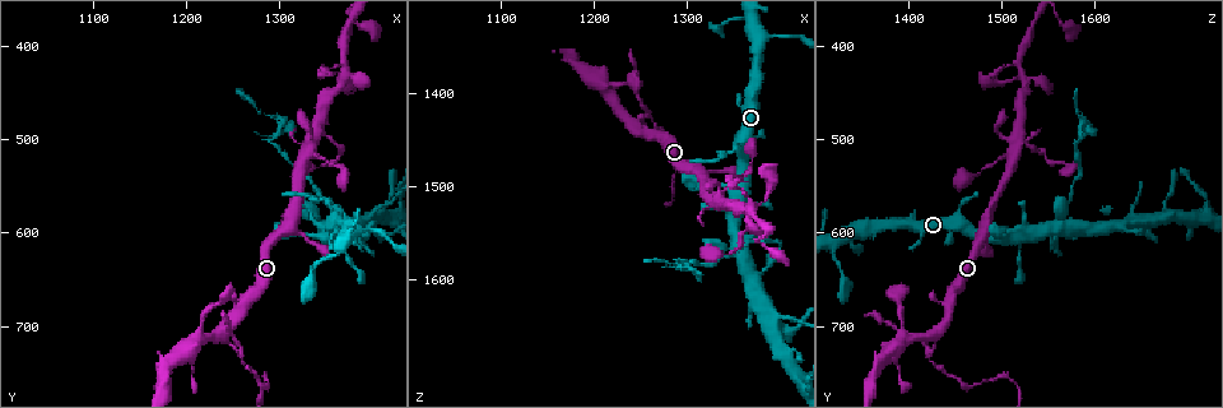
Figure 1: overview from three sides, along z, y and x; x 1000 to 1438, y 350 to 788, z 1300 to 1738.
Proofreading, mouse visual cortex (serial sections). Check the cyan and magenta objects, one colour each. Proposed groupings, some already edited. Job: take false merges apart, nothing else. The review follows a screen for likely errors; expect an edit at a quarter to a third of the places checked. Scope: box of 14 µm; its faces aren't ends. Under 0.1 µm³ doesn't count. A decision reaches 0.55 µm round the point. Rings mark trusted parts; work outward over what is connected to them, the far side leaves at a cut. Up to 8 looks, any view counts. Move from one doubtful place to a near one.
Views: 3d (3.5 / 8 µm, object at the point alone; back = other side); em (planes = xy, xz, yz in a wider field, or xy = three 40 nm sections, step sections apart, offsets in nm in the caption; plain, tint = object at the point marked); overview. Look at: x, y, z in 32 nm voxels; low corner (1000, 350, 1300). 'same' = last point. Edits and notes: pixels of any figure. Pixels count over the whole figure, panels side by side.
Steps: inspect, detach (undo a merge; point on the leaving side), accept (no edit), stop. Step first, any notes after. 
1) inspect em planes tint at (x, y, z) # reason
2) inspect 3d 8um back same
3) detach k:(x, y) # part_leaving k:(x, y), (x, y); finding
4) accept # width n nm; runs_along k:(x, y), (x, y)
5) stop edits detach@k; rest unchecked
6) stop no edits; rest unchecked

inspect 3d 8um at (1235, 710, 1430)

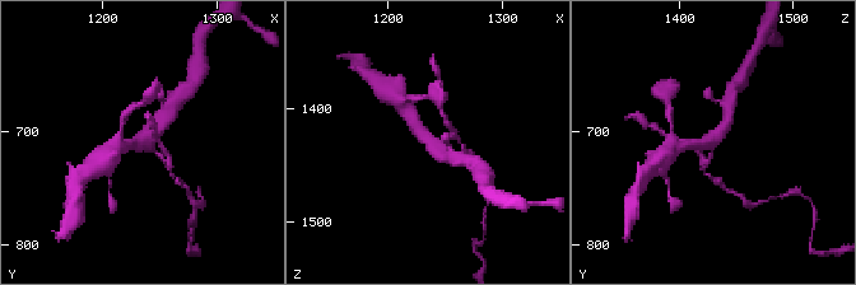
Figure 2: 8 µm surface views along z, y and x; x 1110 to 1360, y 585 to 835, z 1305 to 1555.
inspect em xy step 1 tint at (1238, 710, 1430) # arms 3; arm_widths 150, 300, 350 nm

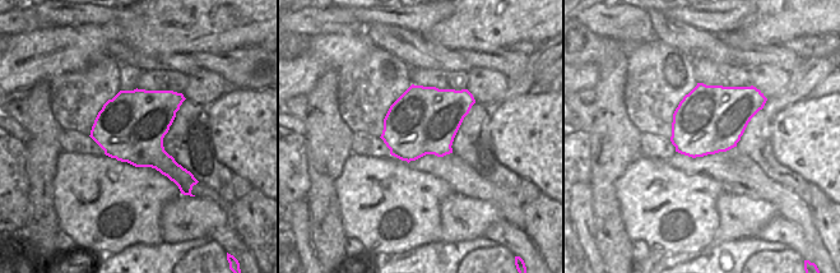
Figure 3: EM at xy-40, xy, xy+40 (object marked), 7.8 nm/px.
detach 2:(702, 164) # part_leaving 2:(711, 153), (703, 171), (721, 183); a second cell is stuck on

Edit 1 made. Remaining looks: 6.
inspect overview # redraw

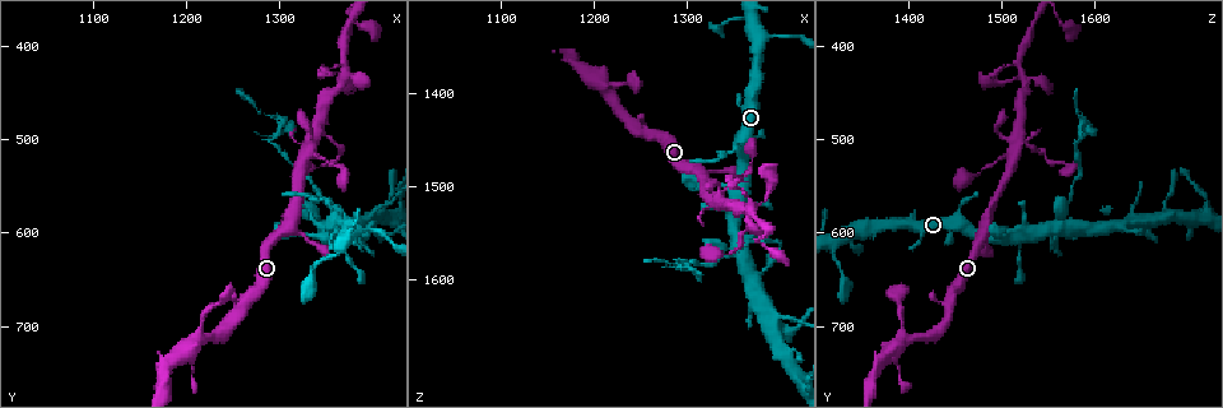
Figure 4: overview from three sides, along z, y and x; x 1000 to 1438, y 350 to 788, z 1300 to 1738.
inspect 3d 3.5um back at (1340, 490, 1520) # three arms meet

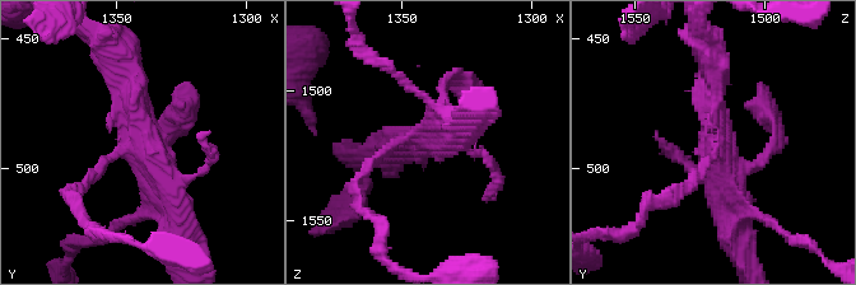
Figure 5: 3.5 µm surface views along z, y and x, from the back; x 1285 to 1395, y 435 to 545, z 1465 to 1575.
inspect em planes tint at (1339, 490, 1519) # now the EM

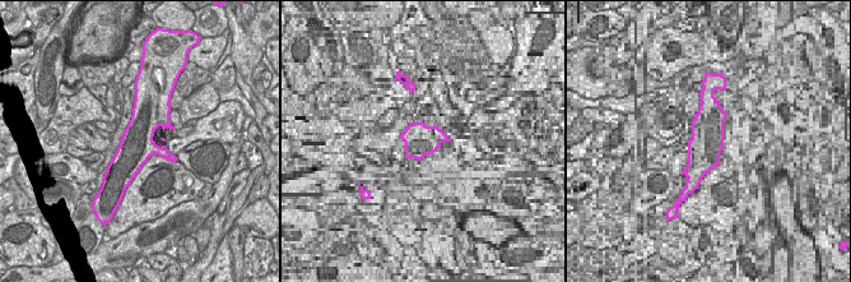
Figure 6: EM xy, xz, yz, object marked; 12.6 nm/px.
accept # width 440 nm; runs_along 5:(178, 216), (120, 65); one cell here

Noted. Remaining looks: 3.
inspect 3d 3.5um back at (1370, 435, 1525) # three arms meet

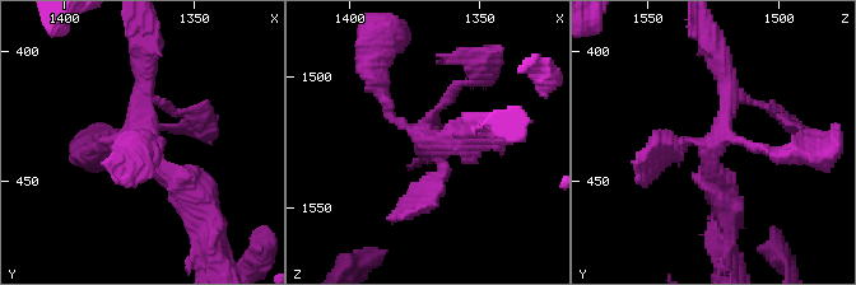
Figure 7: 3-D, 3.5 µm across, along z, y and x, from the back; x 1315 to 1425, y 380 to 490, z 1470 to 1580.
inspect em xy step 5 plain at (1371, 431, 1524)

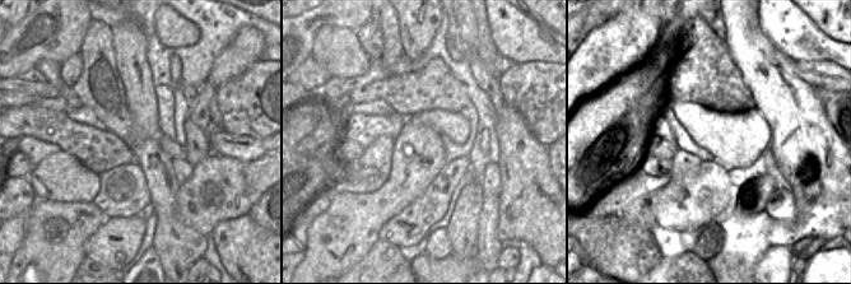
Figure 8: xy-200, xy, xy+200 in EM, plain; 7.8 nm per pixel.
inspect em xy step 5 tint same

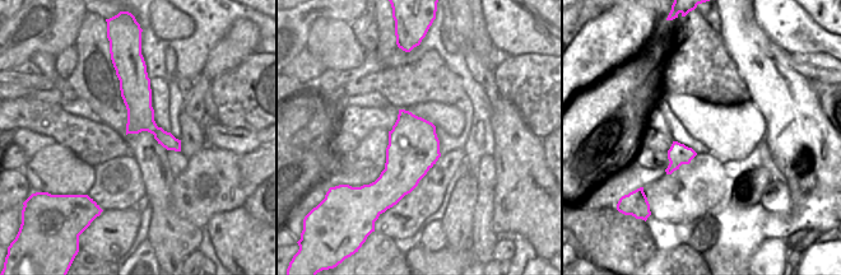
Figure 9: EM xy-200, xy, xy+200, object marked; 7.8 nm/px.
accept # runs_along 9:(131, 71), (140, 115), (177, 148); one cell here

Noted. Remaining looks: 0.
stop edits detach@2; rest unchecked

